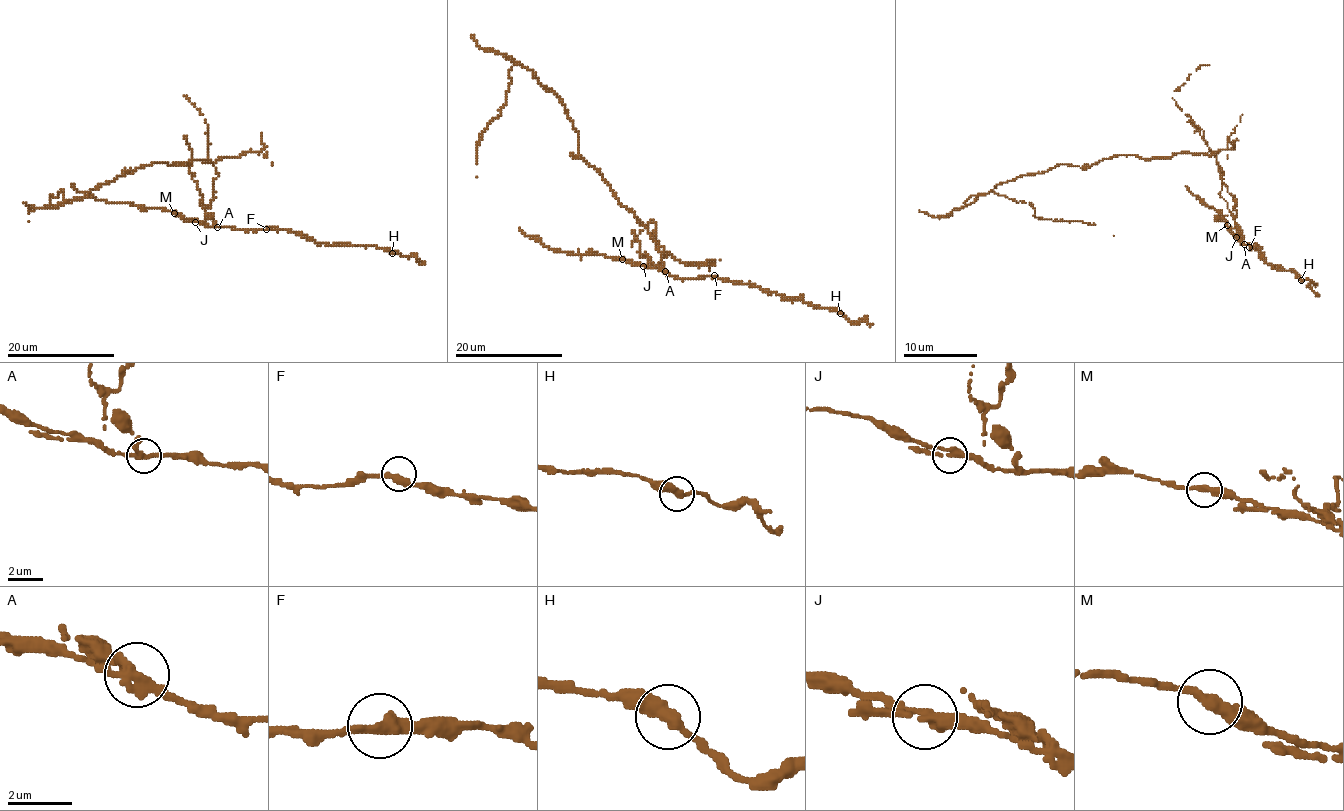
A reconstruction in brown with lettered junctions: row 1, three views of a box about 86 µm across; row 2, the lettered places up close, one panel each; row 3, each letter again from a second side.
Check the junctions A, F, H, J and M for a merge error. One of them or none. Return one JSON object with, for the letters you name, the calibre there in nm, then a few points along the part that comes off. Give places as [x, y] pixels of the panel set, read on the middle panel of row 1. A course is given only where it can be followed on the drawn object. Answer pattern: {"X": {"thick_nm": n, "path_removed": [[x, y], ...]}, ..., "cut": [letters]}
{"A": {"thick_nm": 280}, "cut": ["A"]}

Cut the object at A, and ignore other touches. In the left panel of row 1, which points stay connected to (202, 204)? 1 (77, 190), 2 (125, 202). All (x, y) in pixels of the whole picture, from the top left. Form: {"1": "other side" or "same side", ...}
{"1": "other side", "2": "other side"}

